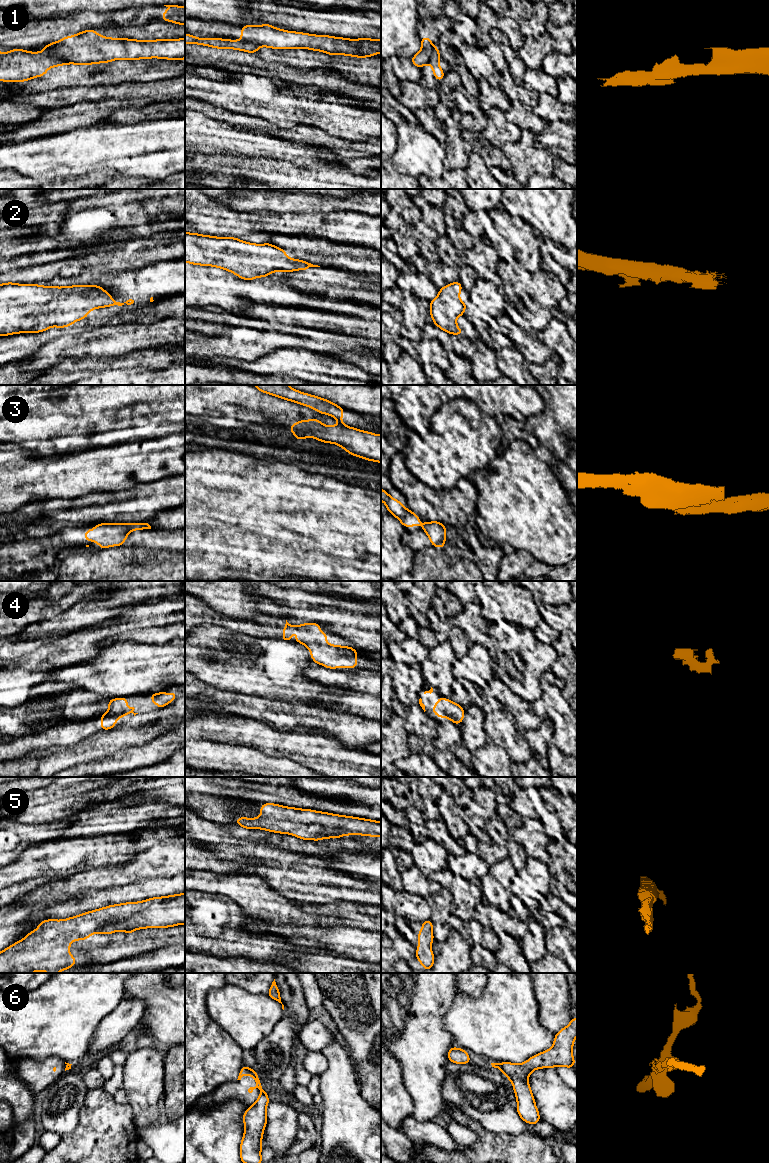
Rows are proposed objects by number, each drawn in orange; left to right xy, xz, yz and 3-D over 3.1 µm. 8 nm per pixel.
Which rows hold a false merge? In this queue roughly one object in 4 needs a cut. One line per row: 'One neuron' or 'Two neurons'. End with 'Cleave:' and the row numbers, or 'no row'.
1: Two neurons
2: One neuron
3: Two neurons
4: One neuron
5: One neuron
6: Two neurons
Cleave: 1, 3, 6

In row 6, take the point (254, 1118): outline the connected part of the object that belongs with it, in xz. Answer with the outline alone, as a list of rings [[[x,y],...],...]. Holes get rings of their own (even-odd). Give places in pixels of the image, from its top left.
[[[263,1091],[256,1102],[243,1114],[245,1131],[240,1144],[242,1163],[262,1163],[261,1140],[267,1124],[266,1107],[269,1103],[266,1091]]]

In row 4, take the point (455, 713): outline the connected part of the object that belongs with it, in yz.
[[[437,696],[438,703],[433,705],[432,712],[436,714],[440,719],[446,716],[449,720],[459,725],[464,719],[465,710],[457,703],[450,701],[449,699],[440,698]]]

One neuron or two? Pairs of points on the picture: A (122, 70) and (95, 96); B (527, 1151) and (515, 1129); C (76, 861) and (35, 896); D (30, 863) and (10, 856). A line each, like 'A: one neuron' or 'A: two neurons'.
A: two neurons
B: two neurons
C: two neurons
D: two neurons

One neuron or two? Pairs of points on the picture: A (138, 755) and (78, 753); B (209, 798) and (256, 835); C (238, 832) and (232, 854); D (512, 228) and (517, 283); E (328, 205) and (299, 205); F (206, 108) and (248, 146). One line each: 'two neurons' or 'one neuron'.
A: two neurons
B: two neurons
C: two neurons
D: one neuron
E: one neuron
F: two neurons

